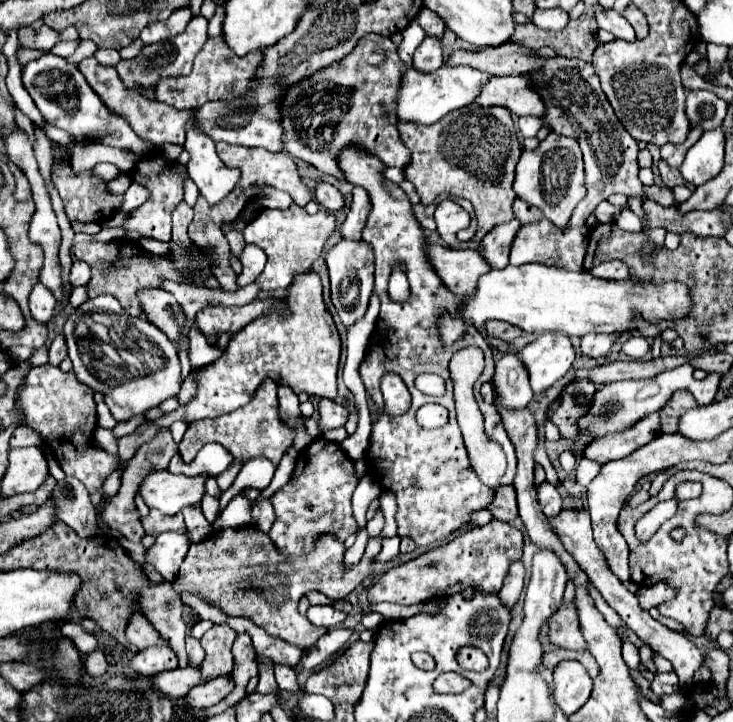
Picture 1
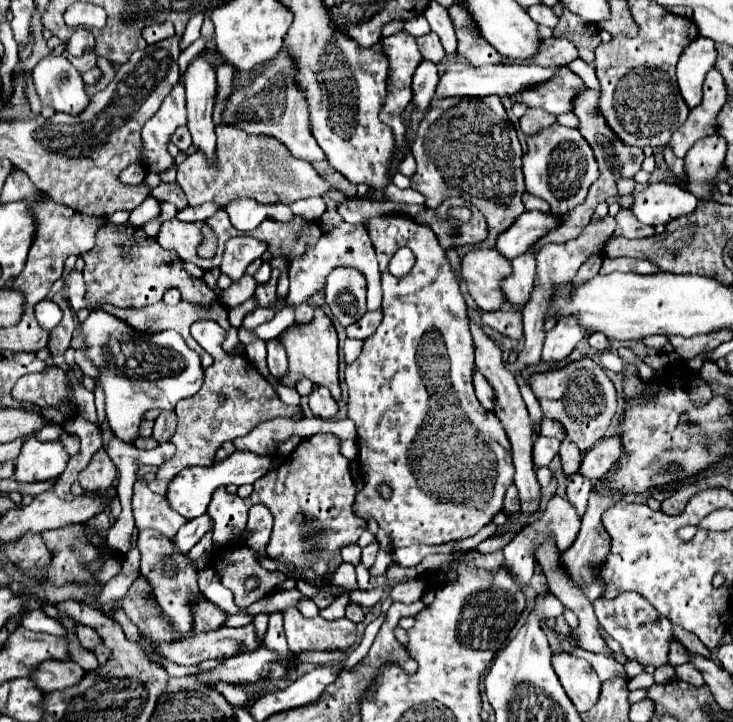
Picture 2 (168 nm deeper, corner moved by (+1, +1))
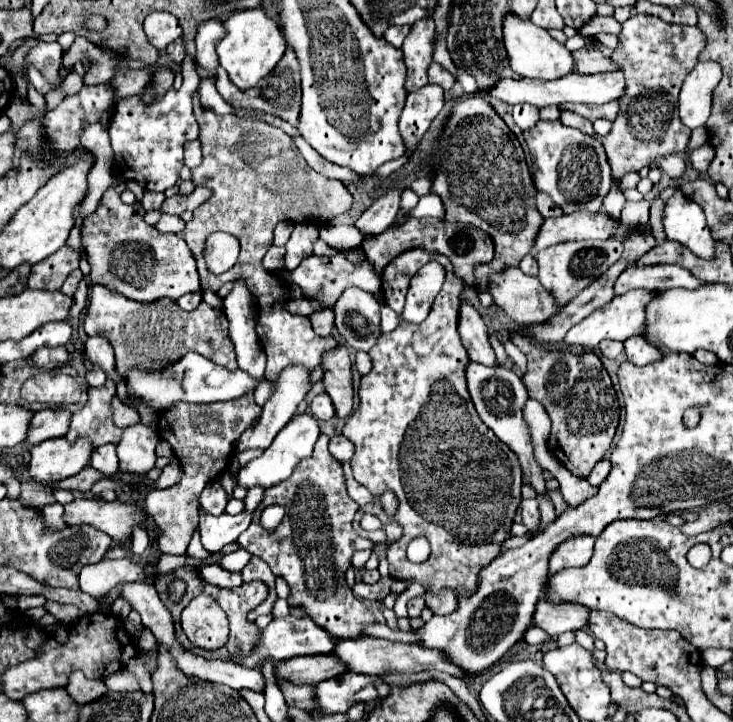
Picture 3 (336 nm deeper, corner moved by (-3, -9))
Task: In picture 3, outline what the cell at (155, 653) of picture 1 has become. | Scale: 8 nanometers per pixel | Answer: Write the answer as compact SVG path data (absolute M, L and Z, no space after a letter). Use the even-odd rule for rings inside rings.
M289 613L287 617L273 619L265 627L265 631L259 637L259 643L255 645L255 649L251 651L249 657L229 657L229 659L239 665L245 665L245 667L261 667L267 657L273 657L275 661L287 661L287 659L299 657L299 655L327 655L327 653L331 653L331 647L335 647L335 637L331 637L327 631L323 631L323 627L319 627L317 623L311 623L311 619L307 619L307 617L297 617L297 615Z

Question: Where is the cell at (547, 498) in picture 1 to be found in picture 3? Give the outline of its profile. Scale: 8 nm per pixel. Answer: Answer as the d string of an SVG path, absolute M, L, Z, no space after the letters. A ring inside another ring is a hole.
M573 537L565 543L561 543L549 561L549 575L555 571L567 569L567 567L585 567L591 561L593 555L593 537Z

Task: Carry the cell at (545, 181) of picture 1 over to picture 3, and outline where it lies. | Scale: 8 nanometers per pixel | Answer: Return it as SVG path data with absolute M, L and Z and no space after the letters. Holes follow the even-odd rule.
M537 121L531 129L523 131L525 143L533 159L533 181L537 191L547 193L563 213L599 211L613 179L603 143L579 129L561 125L561 121Z

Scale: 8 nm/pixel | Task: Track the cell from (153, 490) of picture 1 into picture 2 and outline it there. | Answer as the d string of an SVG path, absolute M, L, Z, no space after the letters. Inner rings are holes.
M291 437L289 441L281 443L277 453L275 455L255 455L255 453L247 453L247 451L235 451L229 459L221 461L221 463L215 463L215 465L209 465L209 467L187 467L183 469L181 473L177 473L169 485L167 485L167 501L171 505L171 509L175 509L177 513L181 513L185 519L195 519L195 517L201 517L207 513L207 505L211 501L211 495L217 487L221 485L245 485L245 483L255 483L259 477L263 477L269 467L271 467L271 461L275 457L287 457L295 447L297 443L301 441L301 437Z

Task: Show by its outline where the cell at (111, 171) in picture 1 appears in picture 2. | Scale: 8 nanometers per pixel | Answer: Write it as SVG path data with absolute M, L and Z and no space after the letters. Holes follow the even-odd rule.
M135 163L135 165L129 165L127 169L121 171L119 179L121 183L129 183L129 185L141 185L143 183L143 177L145 177L145 167Z

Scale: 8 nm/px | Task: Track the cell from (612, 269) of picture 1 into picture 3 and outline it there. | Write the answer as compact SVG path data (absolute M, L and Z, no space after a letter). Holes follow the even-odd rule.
M643 265L627 267L615 281L615 295L623 295L631 289L649 289L649 291L667 291L673 287L695 289L705 285L691 271L679 265Z

